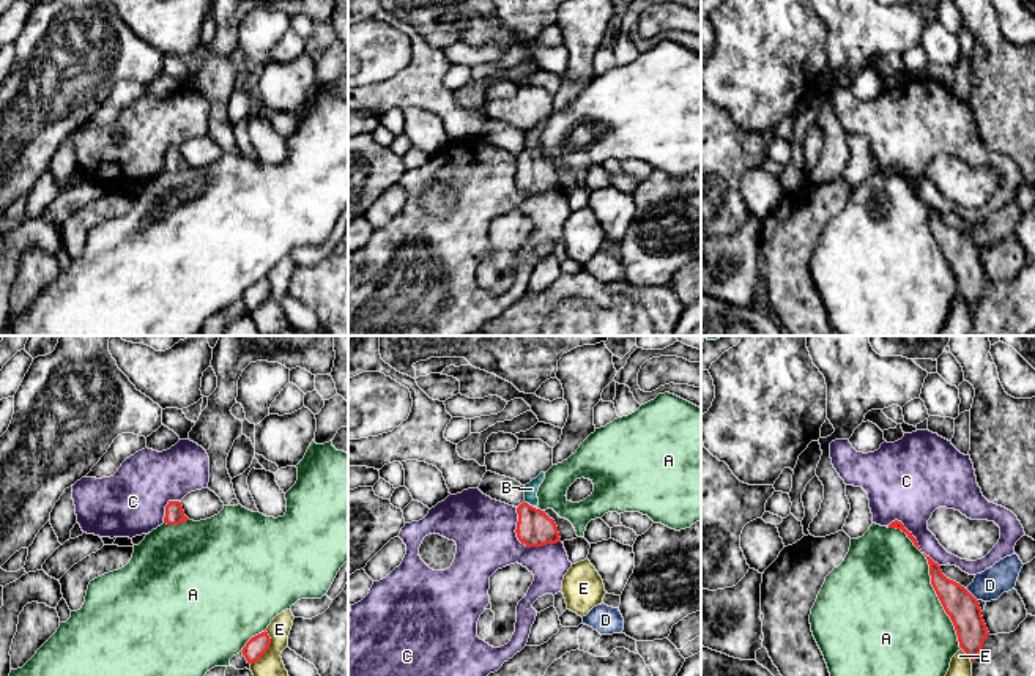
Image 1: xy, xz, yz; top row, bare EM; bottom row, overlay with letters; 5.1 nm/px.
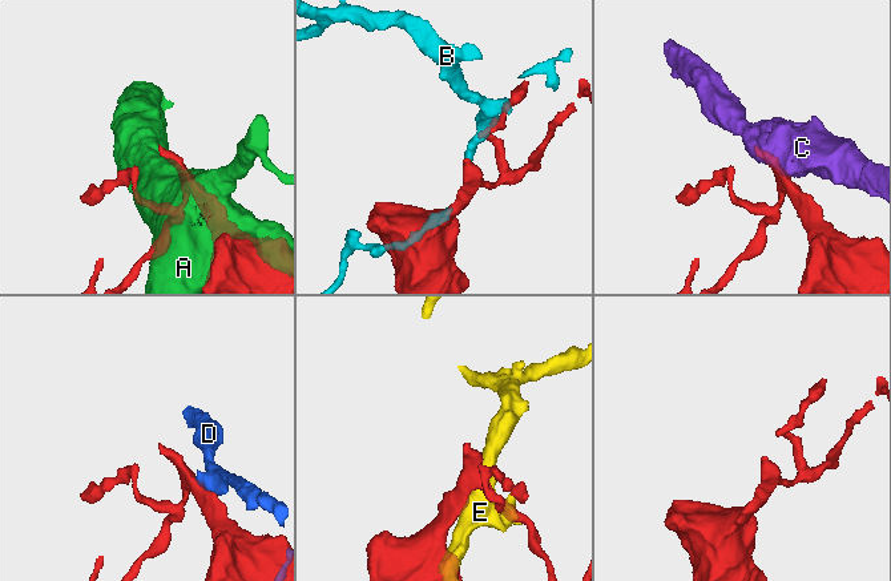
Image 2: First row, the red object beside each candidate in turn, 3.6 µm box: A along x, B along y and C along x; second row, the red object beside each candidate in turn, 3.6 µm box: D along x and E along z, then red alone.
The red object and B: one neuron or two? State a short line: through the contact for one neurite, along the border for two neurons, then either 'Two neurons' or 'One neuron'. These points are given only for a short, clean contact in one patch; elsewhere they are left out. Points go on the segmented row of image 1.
Line: xz (534, 528), (528, 516), (528, 505), (531, 489). One neuron

